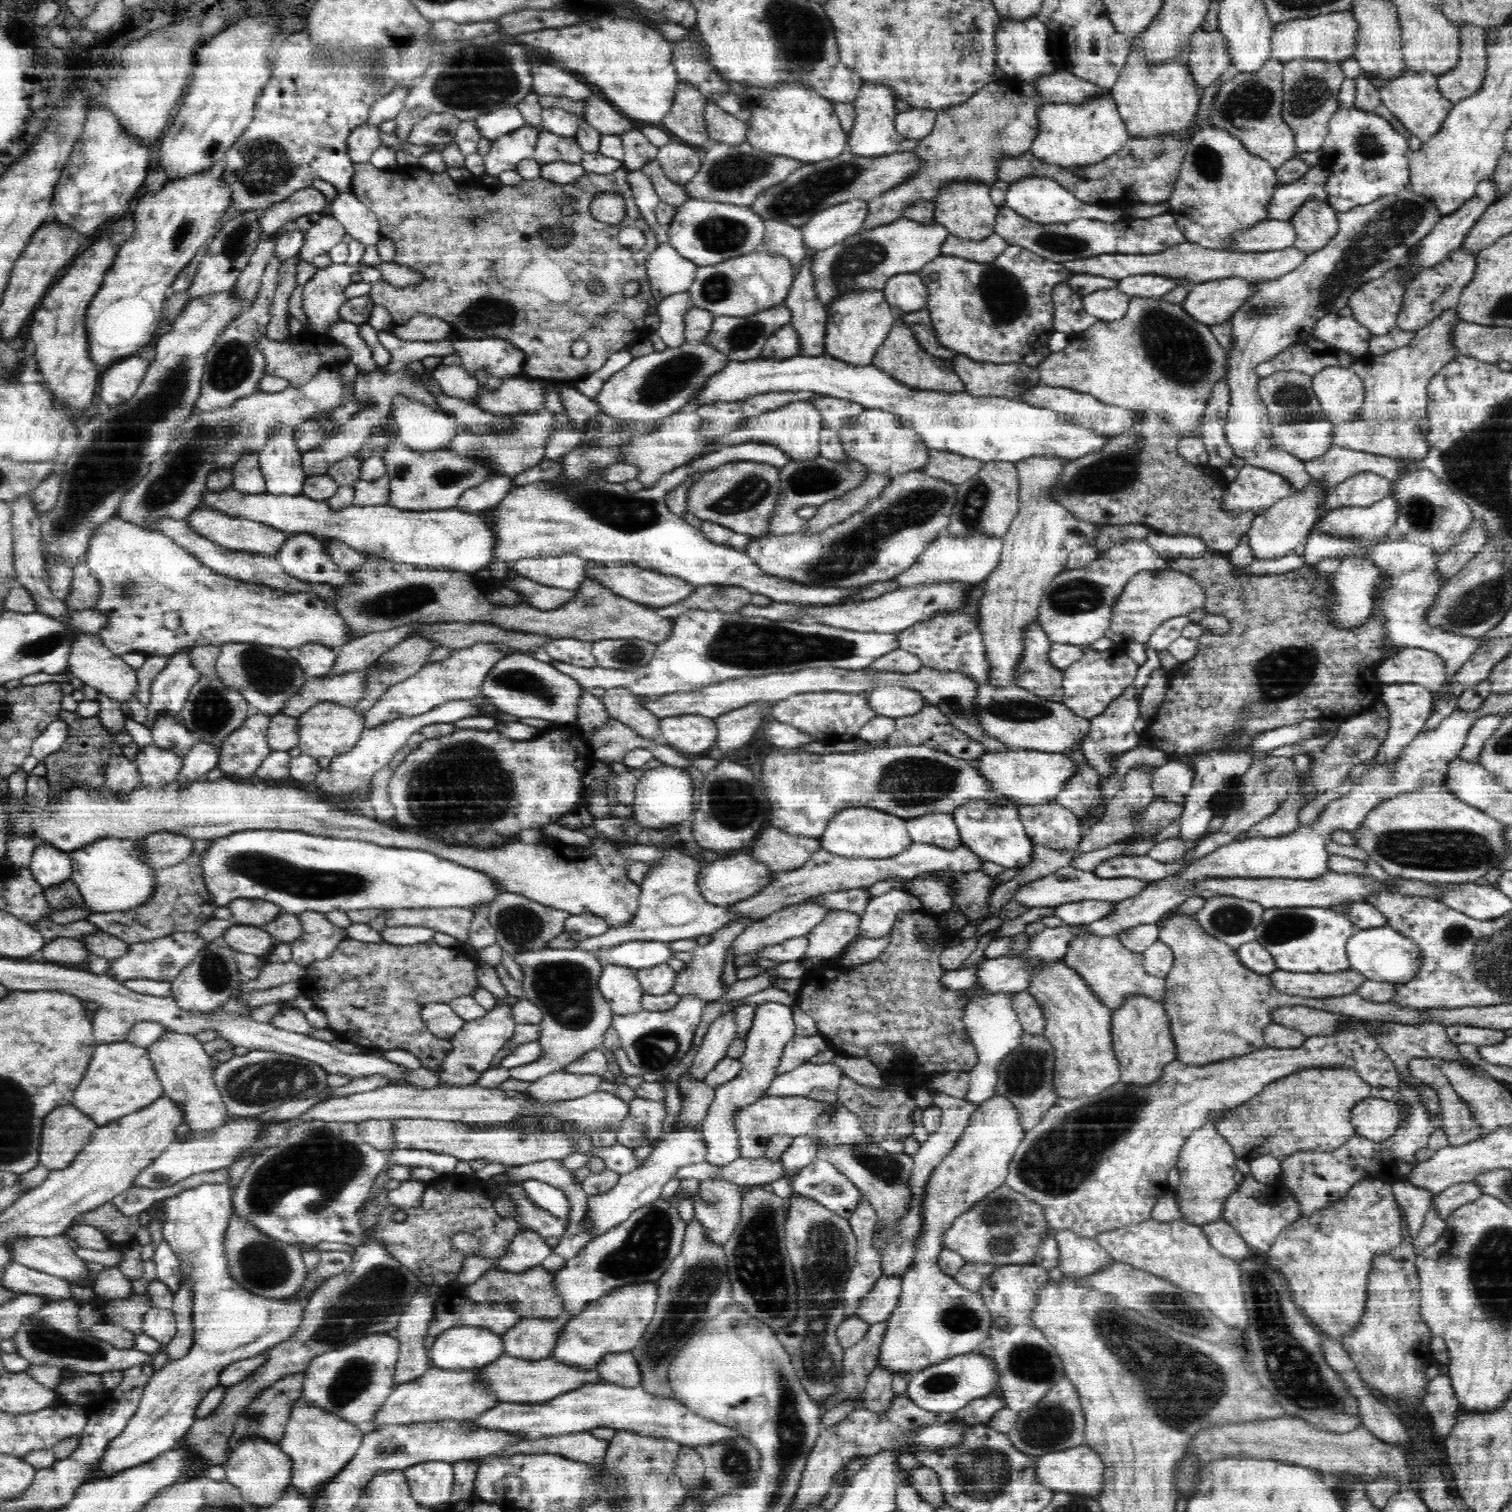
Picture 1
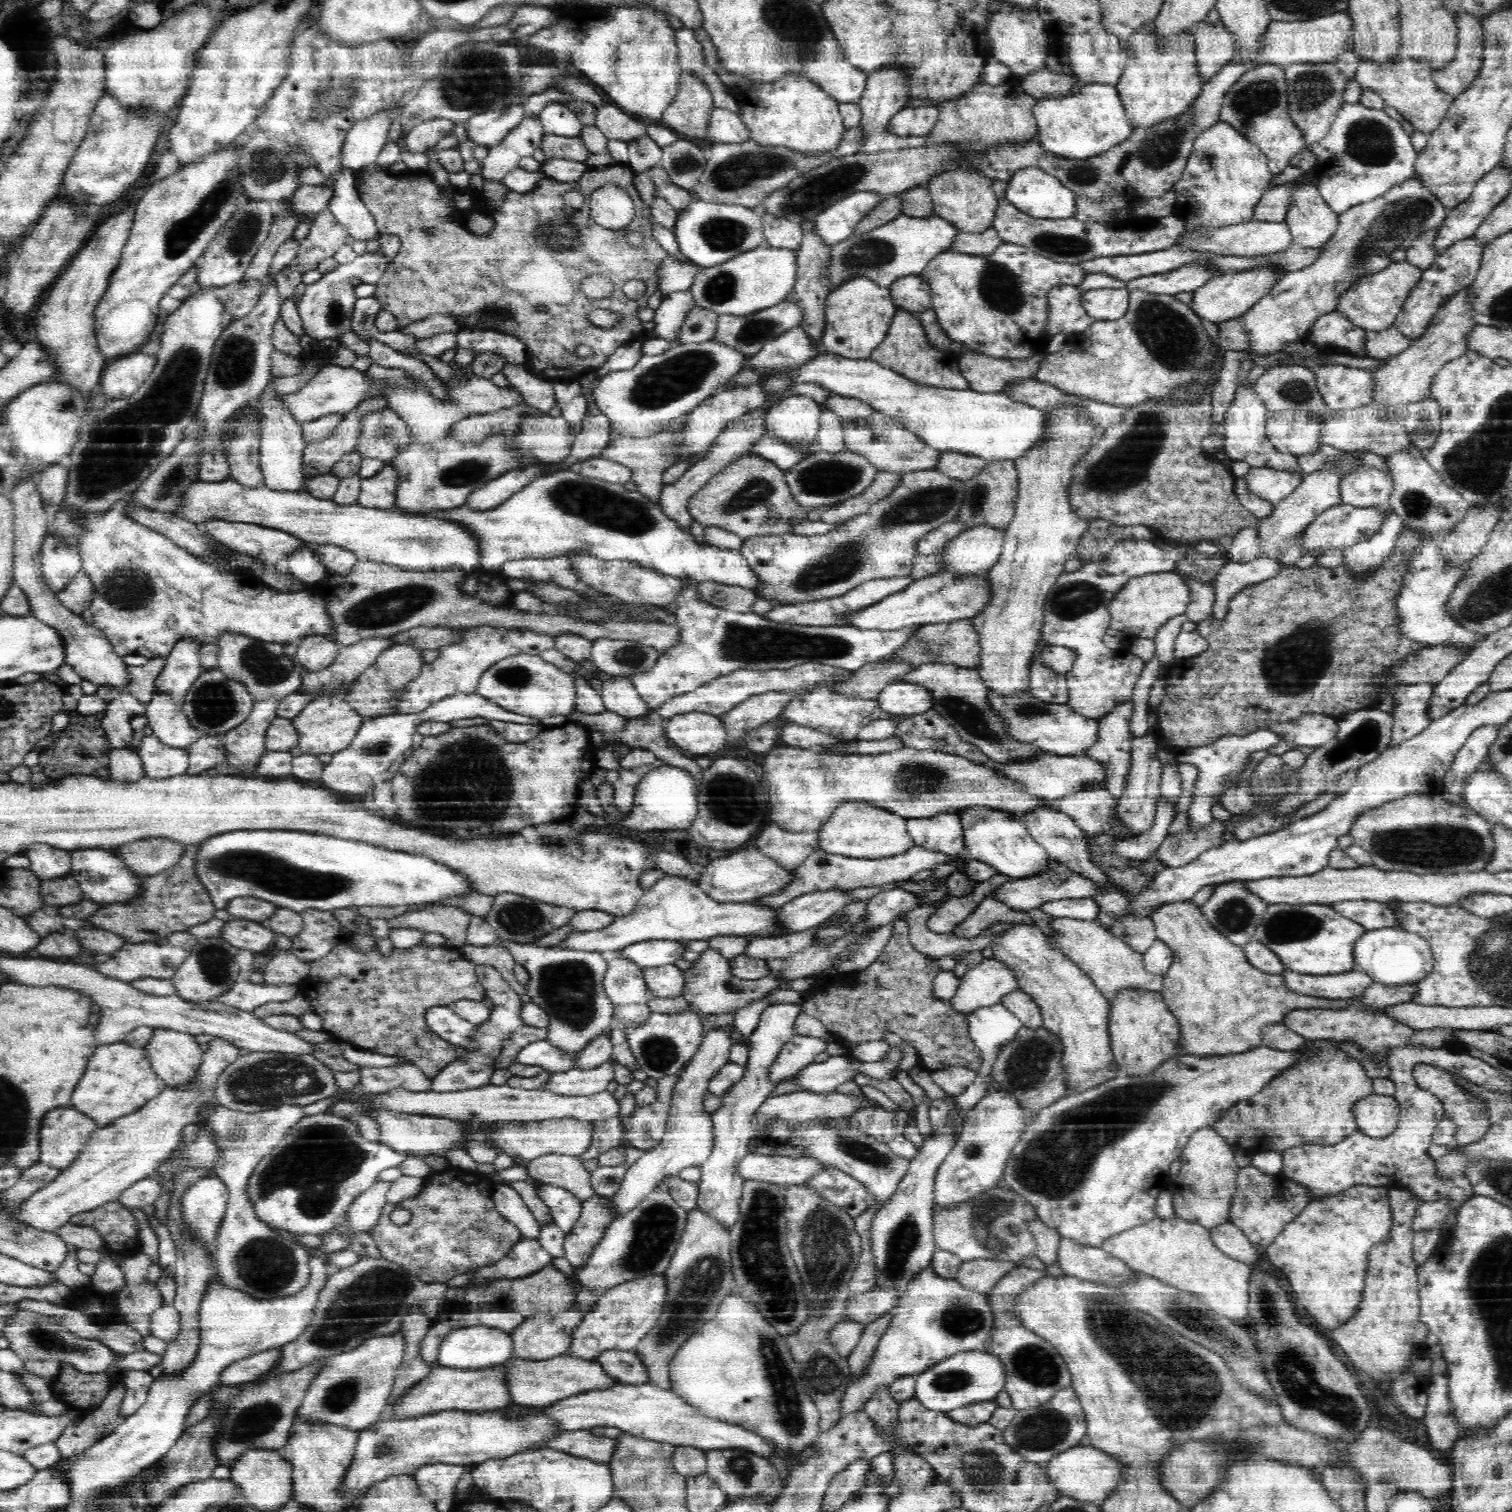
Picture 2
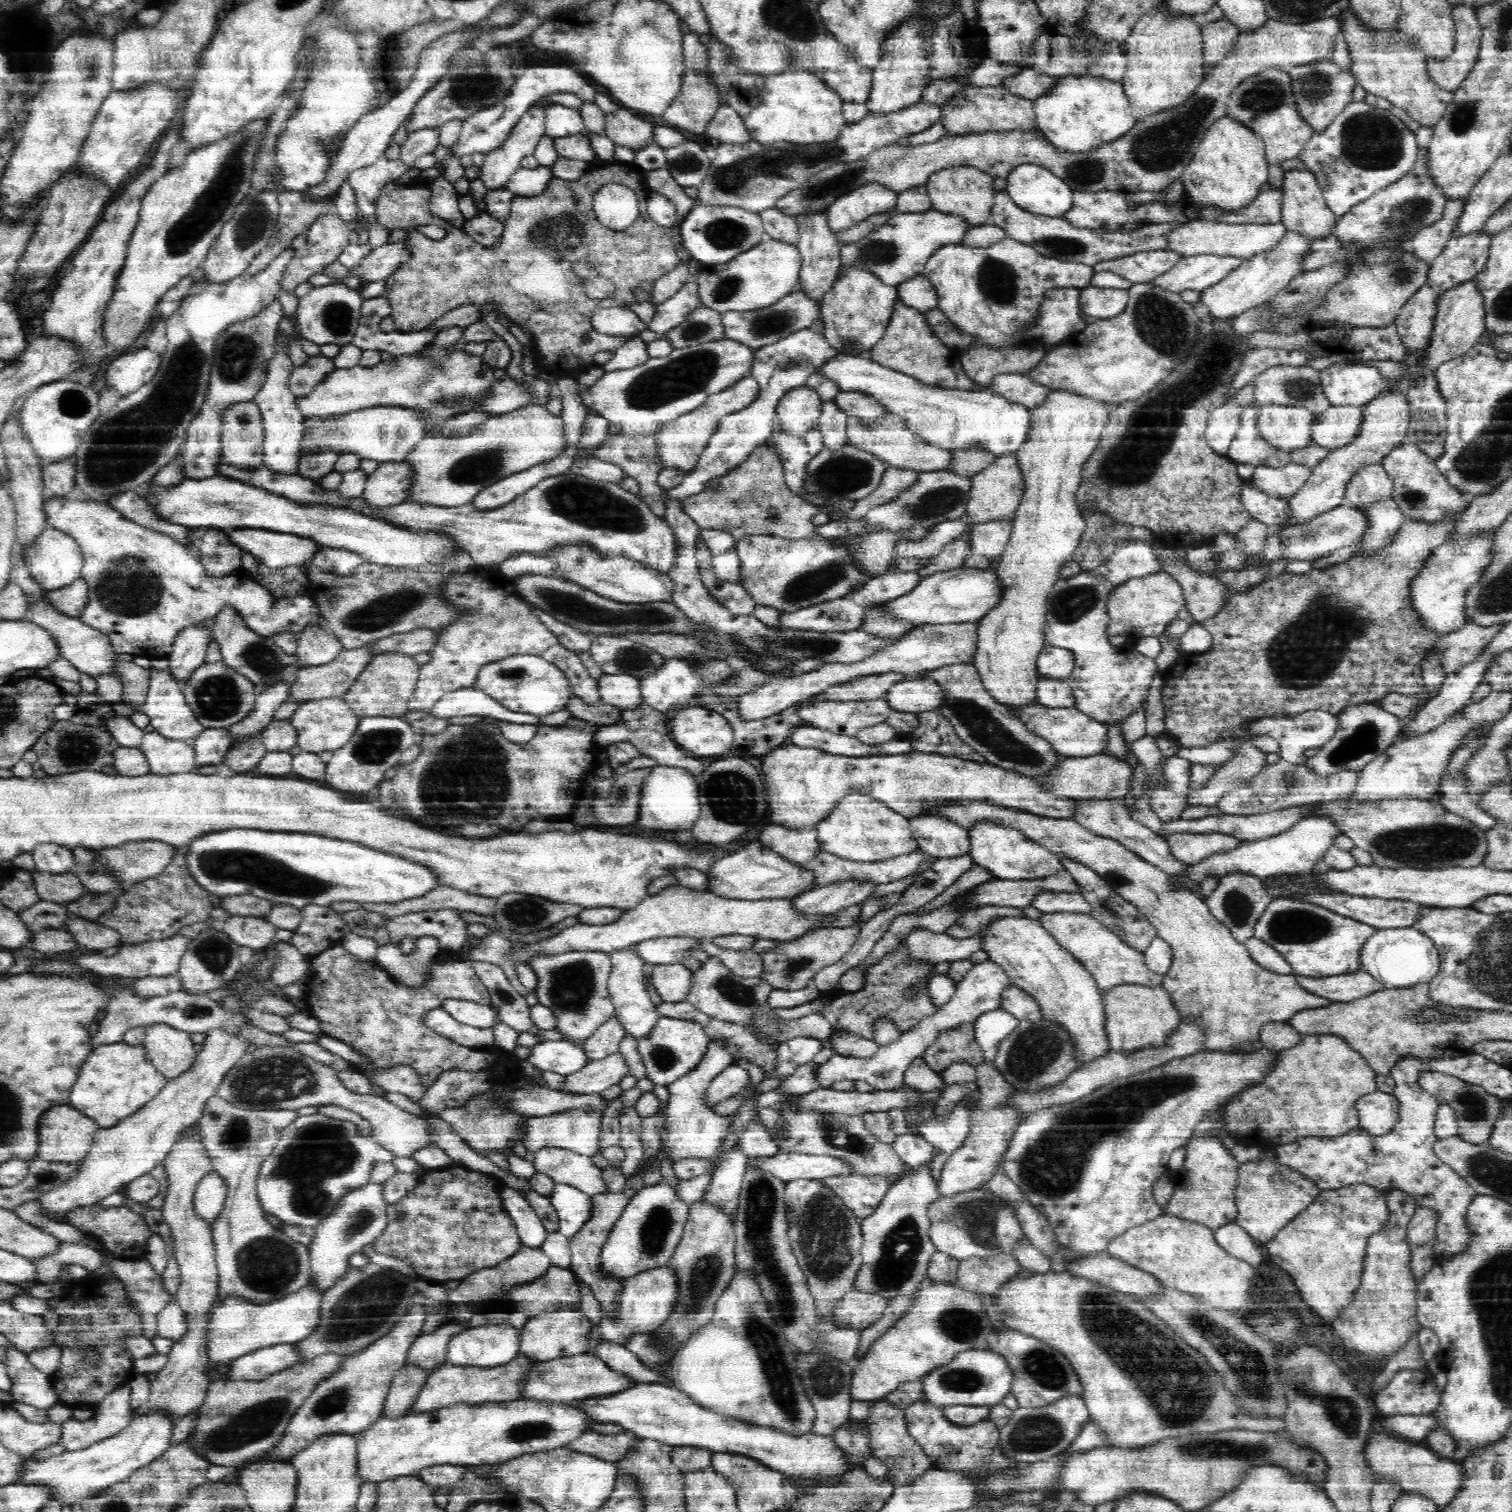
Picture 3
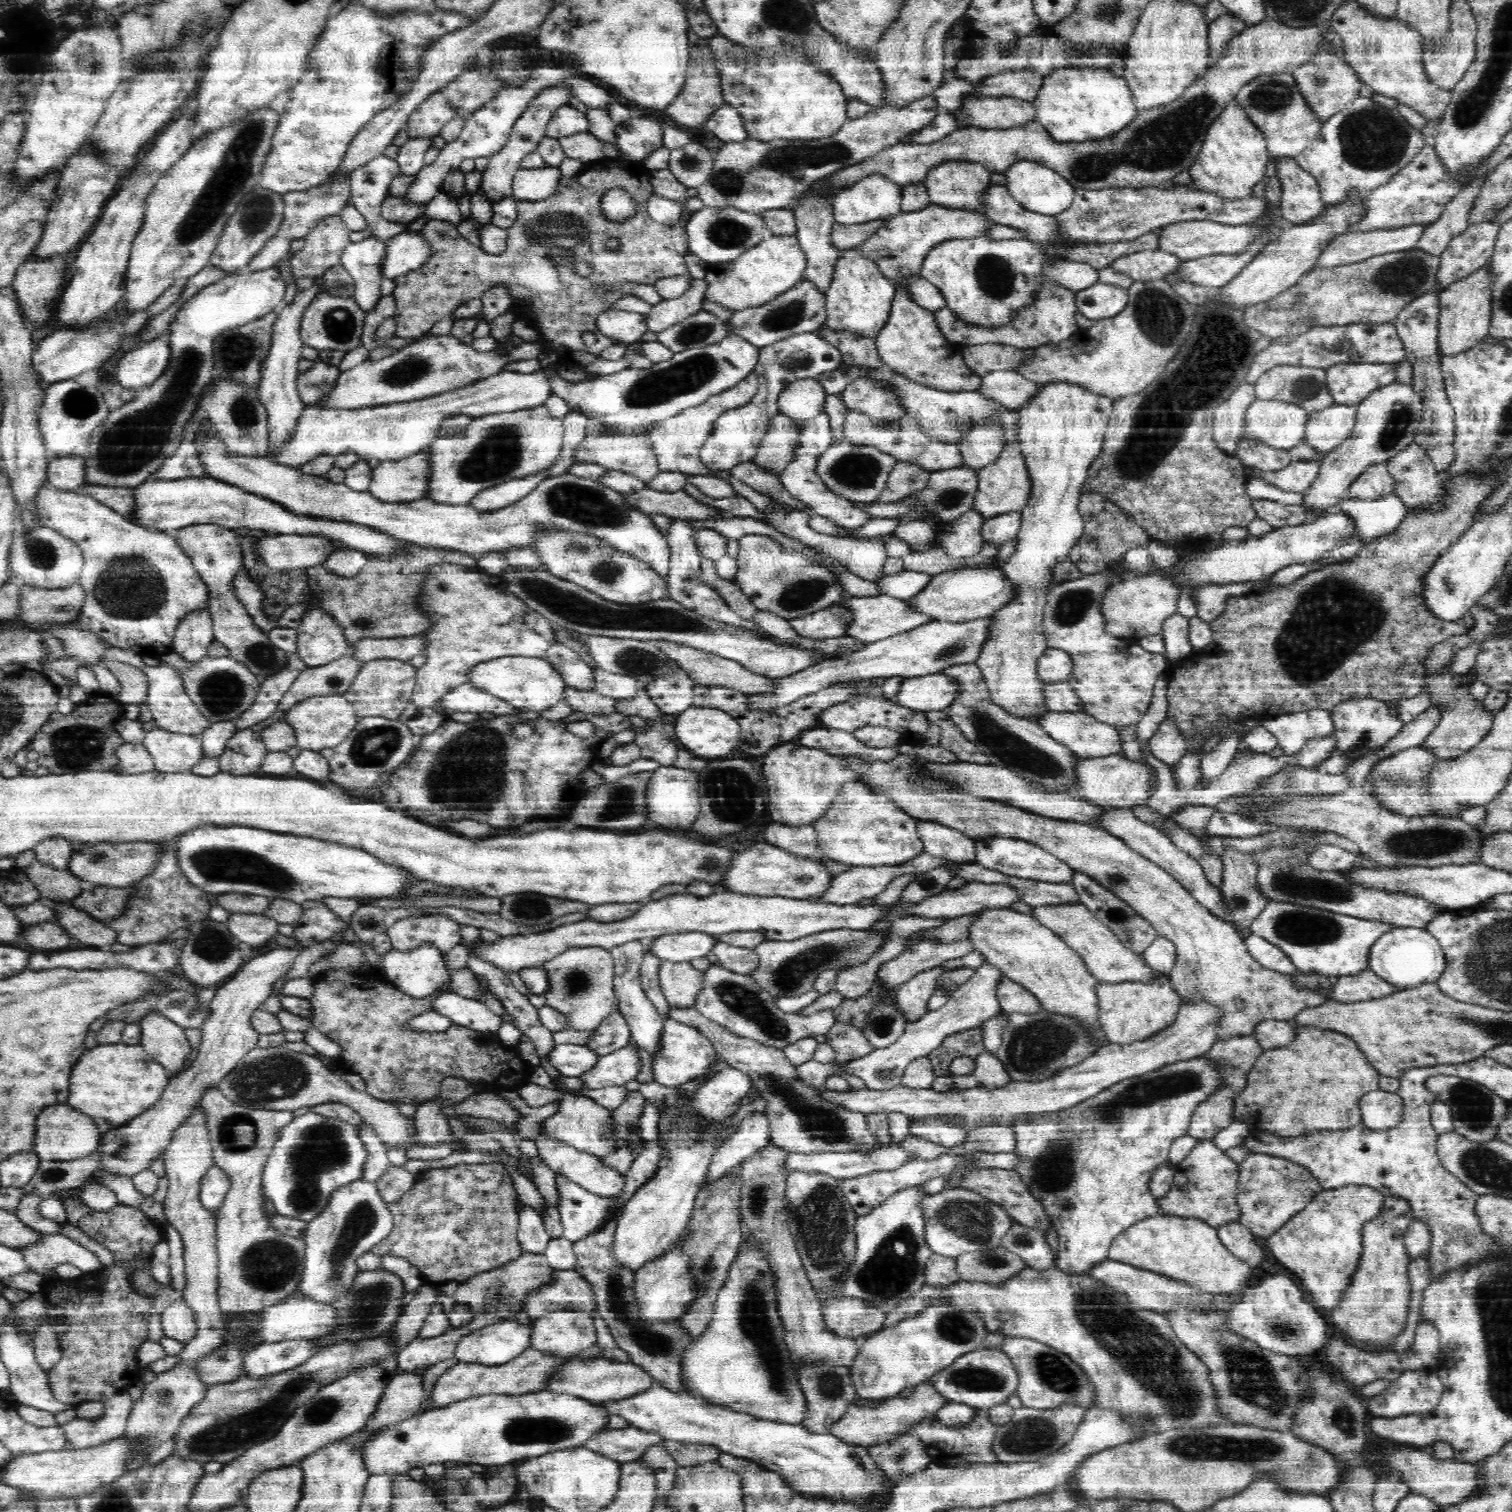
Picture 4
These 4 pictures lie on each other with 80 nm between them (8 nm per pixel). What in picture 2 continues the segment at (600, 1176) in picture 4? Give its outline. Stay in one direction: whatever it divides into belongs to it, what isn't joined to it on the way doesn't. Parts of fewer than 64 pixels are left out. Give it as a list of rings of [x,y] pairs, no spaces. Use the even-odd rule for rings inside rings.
[[[542,1154],[525,1166],[528,1170],[528,1181],[539,1180],[546,1184],[565,1188],[583,1203],[594,1191],[590,1185],[590,1170],[583,1167],[579,1156],[569,1154]]]

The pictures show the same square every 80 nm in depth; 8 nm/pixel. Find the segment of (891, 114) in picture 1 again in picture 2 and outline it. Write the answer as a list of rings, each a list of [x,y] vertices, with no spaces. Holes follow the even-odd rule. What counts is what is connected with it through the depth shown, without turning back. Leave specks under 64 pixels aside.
[[[888,64],[885,70],[873,72],[867,80],[867,89],[863,92],[863,98],[859,101],[860,108],[863,108],[863,117],[860,125],[866,131],[866,144],[862,152],[876,152],[880,150],[894,150],[906,148],[918,148],[926,144],[929,134],[922,136],[896,136],[885,130],[885,126],[894,114],[902,110],[910,100],[910,87],[906,79],[907,70],[903,64]]]

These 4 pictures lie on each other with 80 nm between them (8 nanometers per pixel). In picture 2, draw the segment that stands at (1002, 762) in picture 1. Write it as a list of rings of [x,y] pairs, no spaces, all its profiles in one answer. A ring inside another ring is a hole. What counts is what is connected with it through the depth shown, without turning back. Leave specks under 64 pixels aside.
[[[1043,753],[1039,757],[1012,761],[1011,763],[1010,761],[1000,764],[991,762],[991,766],[996,767],[1012,779],[1019,779],[1019,782],[1024,783],[1026,791],[1035,796],[1040,796],[1040,799],[1046,799],[1048,802],[1067,797],[1070,793],[1084,792],[1084,790],[1090,790],[1090,788],[1106,787],[1107,784],[1106,765],[1098,759],[1088,758],[1082,754],[1056,756]]]

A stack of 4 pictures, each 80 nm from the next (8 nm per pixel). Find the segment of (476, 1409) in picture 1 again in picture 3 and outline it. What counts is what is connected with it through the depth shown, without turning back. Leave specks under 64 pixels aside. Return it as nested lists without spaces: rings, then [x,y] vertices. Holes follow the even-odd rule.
[[[518,1354],[510,1362],[494,1367],[440,1365],[430,1371],[415,1404],[411,1406],[411,1412],[428,1412],[452,1404],[464,1404],[464,1402],[508,1402],[508,1400],[518,1399],[536,1364],[539,1364],[539,1360],[532,1358],[531,1355]]]

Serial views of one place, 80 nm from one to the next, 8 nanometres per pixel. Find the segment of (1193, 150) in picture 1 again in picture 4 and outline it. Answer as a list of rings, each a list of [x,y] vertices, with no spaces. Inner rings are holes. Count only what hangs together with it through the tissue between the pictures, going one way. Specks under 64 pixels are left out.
[[[1230,100],[1210,124],[1202,148],[1194,164],[1189,166],[1191,182],[1198,190],[1214,192],[1223,198],[1252,197],[1253,189],[1266,180],[1266,164],[1271,159],[1262,131],[1252,123],[1243,104]]]

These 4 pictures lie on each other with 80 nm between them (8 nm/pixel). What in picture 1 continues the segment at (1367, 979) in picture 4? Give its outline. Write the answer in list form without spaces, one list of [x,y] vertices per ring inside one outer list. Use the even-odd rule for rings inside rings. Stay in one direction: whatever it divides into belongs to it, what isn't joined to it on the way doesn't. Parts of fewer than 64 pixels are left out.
[[[1276,969],[1269,974],[1276,990],[1302,998],[1333,998],[1354,994],[1365,976],[1357,970],[1333,973],[1288,972]]]

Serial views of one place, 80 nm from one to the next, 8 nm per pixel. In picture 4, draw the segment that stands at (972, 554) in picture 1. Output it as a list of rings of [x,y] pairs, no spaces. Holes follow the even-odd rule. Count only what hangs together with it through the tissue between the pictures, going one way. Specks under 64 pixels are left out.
[[[1008,511],[1007,514],[997,515],[984,522],[982,541],[1001,547],[1003,543],[1014,540],[1023,528],[1023,512]]]

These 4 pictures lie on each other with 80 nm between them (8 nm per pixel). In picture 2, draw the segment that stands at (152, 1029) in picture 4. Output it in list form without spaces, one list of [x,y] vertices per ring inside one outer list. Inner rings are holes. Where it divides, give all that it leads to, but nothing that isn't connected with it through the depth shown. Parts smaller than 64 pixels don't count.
[[[155,1028],[152,1039],[144,1047],[148,1053],[148,1061],[152,1069],[160,1079],[164,1080],[166,1087],[182,1086],[188,1084],[194,1076],[196,1070],[201,1066],[203,1051],[199,1048],[194,1036],[174,1031],[168,1028]]]

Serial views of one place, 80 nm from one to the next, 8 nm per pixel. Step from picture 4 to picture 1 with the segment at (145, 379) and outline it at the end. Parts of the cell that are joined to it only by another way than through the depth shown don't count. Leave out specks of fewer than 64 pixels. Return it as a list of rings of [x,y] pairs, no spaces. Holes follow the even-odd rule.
[[[134,354],[118,360],[102,371],[100,376],[100,401],[111,406],[120,405],[136,394],[151,362]]]

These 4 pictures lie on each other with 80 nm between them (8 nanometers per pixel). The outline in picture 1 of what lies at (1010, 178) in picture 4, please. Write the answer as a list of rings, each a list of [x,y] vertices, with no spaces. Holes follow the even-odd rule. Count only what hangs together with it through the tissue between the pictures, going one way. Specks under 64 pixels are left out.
[[[1025,176],[1024,179],[1010,184],[1006,193],[1005,205],[1015,210],[1020,216],[1030,218],[1032,222],[1036,223],[1056,224],[1056,222],[1070,222],[1076,218],[1097,218],[1109,223],[1127,220],[1126,213],[1118,207],[1118,204],[1103,207],[1084,203],[1060,186],[1056,180],[1044,176]]]

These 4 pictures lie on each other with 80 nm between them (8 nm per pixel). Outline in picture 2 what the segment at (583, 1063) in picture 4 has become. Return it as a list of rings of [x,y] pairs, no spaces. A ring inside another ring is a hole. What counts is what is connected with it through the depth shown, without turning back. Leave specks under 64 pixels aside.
[[[540,1040],[532,1044],[528,1044],[526,1048],[522,1048],[518,1052],[514,1063],[523,1063],[526,1065],[535,1065],[544,1068],[548,1073],[552,1072],[568,1072],[574,1069],[574,1064],[578,1060],[576,1057],[565,1054],[564,1051],[552,1047],[546,1040]]]

